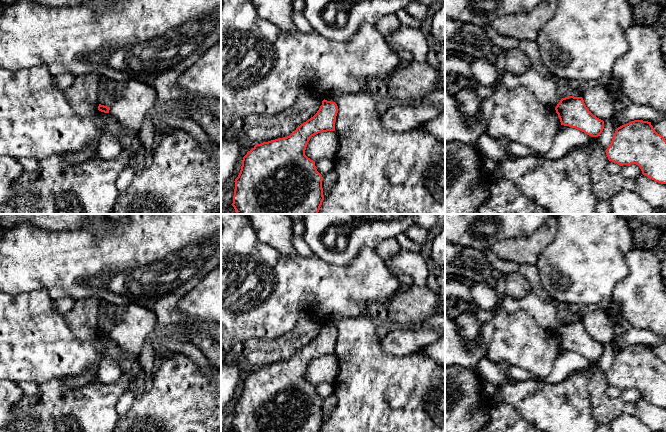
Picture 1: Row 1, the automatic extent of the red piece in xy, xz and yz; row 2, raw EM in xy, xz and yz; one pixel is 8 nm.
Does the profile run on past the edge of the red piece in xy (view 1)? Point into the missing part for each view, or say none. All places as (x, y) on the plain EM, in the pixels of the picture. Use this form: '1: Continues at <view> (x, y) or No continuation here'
1: No continuation here

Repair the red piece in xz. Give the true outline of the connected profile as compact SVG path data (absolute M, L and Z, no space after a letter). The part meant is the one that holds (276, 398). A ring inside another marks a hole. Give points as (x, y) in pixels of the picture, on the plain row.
M323 324L317 337L301 348L289 360L256 368L243 381L235 413L232 430L234 432L320 432L324 424L322 399L317 395L315 385L305 379L310 362L318 357L335 355L338 330L335 326Z

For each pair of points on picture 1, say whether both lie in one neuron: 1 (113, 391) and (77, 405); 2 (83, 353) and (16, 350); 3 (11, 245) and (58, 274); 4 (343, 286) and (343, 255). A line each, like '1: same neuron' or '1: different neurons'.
1: same neuron
2: same neuron
3: same neuron
4: different neurons

